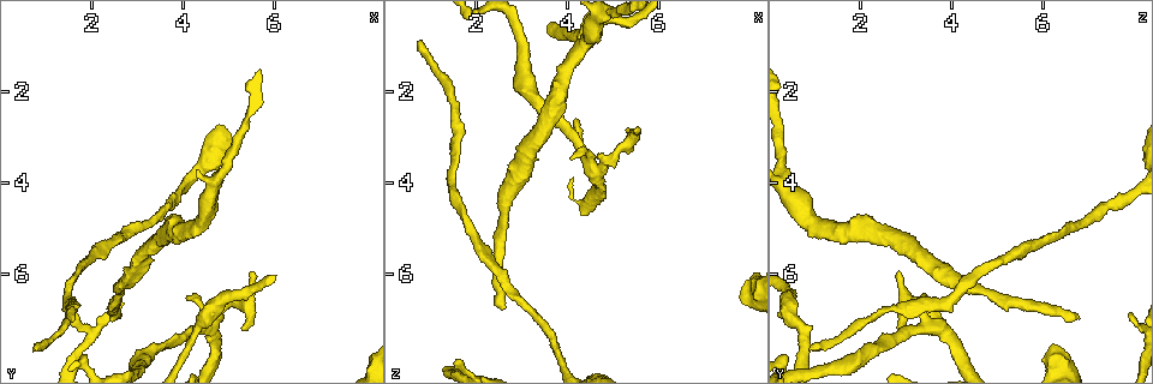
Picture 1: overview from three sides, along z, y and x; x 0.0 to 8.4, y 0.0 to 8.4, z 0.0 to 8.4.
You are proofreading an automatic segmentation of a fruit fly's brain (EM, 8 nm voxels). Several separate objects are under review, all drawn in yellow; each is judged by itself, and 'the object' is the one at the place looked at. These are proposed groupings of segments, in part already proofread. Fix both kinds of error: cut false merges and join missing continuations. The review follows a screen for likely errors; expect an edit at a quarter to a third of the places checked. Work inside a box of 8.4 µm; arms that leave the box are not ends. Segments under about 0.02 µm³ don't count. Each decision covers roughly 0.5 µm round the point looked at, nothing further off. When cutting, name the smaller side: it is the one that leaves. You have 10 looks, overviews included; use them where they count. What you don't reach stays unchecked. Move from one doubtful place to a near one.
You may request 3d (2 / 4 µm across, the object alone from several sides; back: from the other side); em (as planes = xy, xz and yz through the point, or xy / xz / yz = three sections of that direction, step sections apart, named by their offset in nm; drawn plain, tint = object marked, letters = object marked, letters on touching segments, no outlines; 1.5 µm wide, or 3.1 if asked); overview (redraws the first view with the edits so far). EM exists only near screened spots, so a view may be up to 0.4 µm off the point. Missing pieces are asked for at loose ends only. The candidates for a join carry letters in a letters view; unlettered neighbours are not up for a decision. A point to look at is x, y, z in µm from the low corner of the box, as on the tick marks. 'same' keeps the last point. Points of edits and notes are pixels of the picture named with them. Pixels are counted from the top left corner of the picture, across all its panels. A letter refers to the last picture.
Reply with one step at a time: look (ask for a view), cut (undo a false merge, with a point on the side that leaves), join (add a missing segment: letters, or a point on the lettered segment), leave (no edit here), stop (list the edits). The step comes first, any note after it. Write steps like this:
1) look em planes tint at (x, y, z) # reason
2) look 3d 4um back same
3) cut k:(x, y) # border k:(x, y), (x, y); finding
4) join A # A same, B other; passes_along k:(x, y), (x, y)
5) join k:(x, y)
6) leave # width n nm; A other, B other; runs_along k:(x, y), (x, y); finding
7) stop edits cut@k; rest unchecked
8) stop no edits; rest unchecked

look em planes tint at (0.75, 7.55, 0.85) # an open end

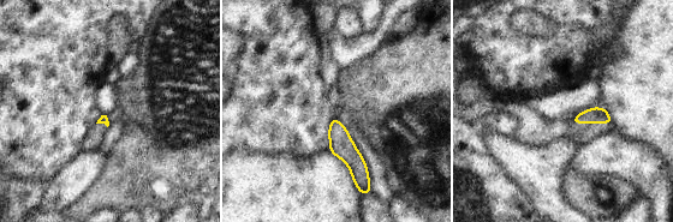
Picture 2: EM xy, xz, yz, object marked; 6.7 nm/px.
look em planes letters same

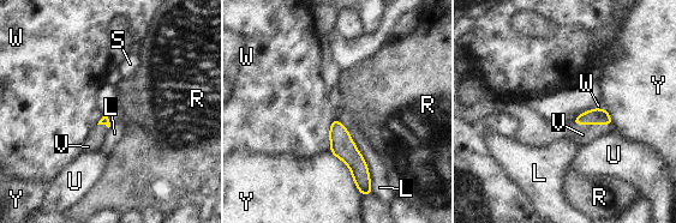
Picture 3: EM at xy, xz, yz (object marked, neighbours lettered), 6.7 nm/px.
join V # L other, R other, S other, U other, V same, W other, Y other; the neuron continues

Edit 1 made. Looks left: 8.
look overview # see it whole again

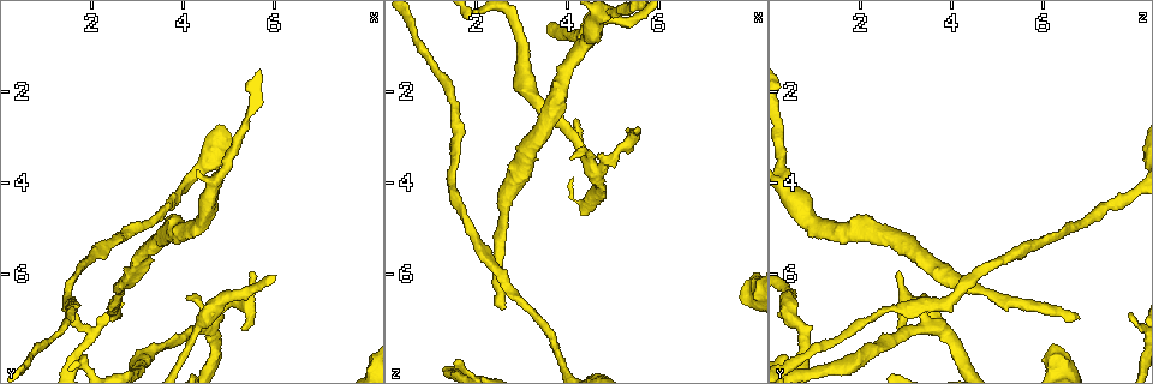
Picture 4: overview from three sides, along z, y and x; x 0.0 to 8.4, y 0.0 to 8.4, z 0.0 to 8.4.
look 3d 4um at (5.45, 5.90, 2.80) # free end

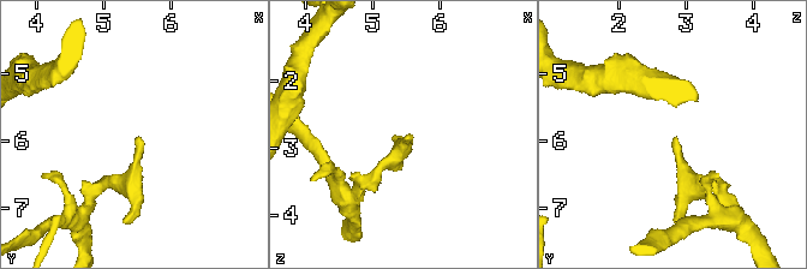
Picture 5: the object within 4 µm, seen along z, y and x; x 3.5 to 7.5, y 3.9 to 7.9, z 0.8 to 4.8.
look em yz step 8 tint at (5.55, 5.90, 2.85) # now the EM

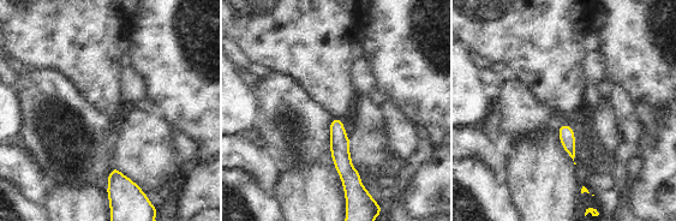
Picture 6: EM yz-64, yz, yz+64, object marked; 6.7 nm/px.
look em planes letters same

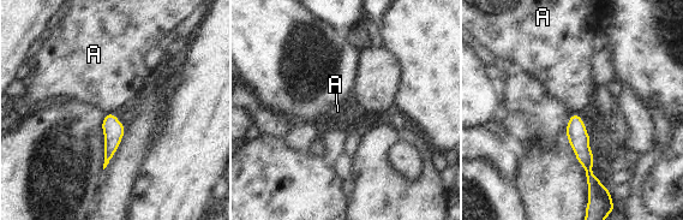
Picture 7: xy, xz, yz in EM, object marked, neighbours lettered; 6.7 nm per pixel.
leave # A other; runs_along 7:(574, 118), (589, 179); none of them fits

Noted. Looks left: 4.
look em yz step 8 tint at (2.55, 7.00, 6.85) # branch stops here

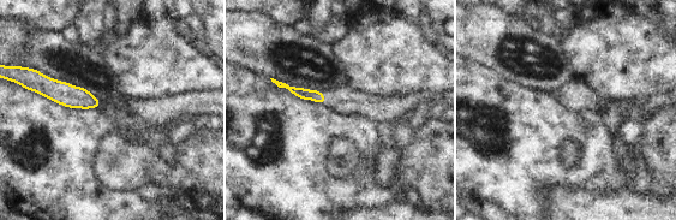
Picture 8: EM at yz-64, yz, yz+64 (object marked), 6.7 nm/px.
look em planes letters same # cut it another way

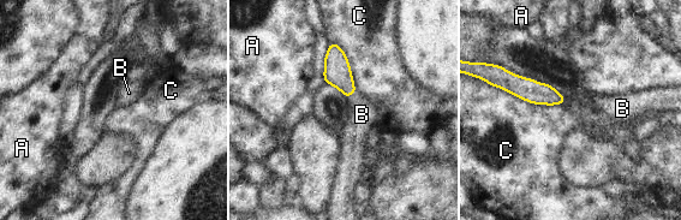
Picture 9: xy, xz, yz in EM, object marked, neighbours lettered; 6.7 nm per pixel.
join B # longest_contact C 480 nm; A other, B same, C other; passes_along 9:(338, 73), (351, 94), (362, 114); the neuron continues

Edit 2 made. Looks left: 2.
stop edits join@3, join@9; rest unchecked

